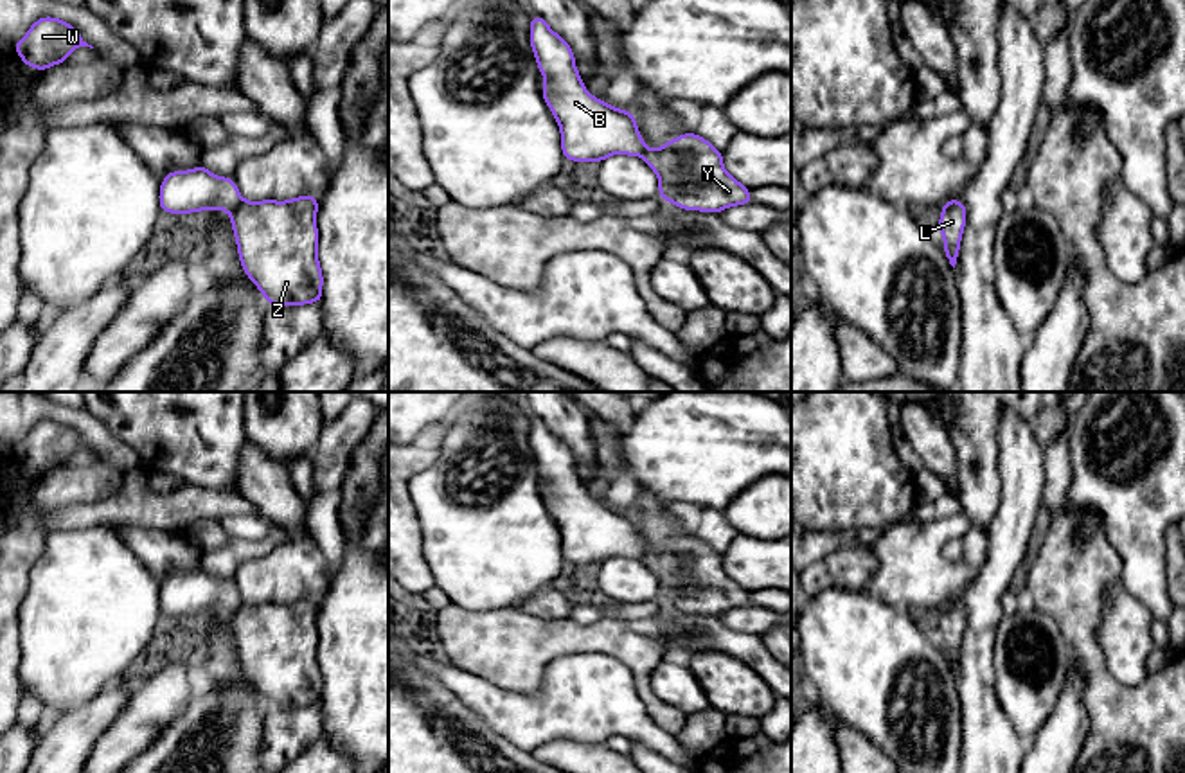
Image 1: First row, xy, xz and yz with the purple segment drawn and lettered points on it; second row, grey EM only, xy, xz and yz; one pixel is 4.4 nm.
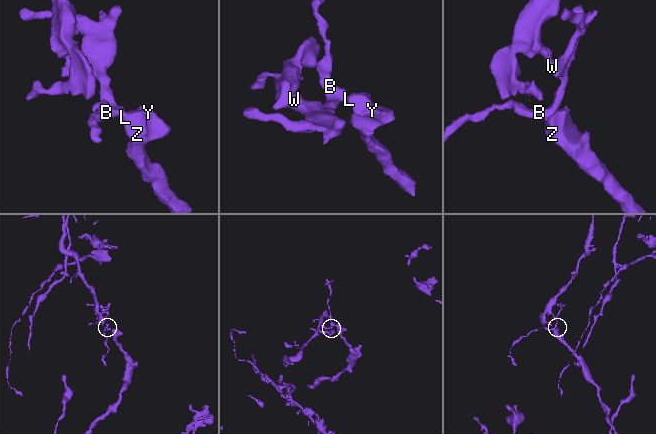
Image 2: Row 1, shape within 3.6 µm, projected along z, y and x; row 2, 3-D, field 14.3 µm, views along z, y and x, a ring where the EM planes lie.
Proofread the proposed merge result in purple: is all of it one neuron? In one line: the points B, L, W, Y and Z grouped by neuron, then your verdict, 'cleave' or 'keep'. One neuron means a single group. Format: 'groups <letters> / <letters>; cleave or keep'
groups B W / L Y Z; cleave

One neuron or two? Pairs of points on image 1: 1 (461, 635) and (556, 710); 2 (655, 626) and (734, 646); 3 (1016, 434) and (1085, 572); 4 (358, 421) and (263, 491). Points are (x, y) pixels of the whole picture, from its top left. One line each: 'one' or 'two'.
1: two
2: one
3: two
4: two

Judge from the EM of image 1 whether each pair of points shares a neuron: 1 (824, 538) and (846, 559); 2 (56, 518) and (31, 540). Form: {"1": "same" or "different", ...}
{"1": "different", "2": "different"}

